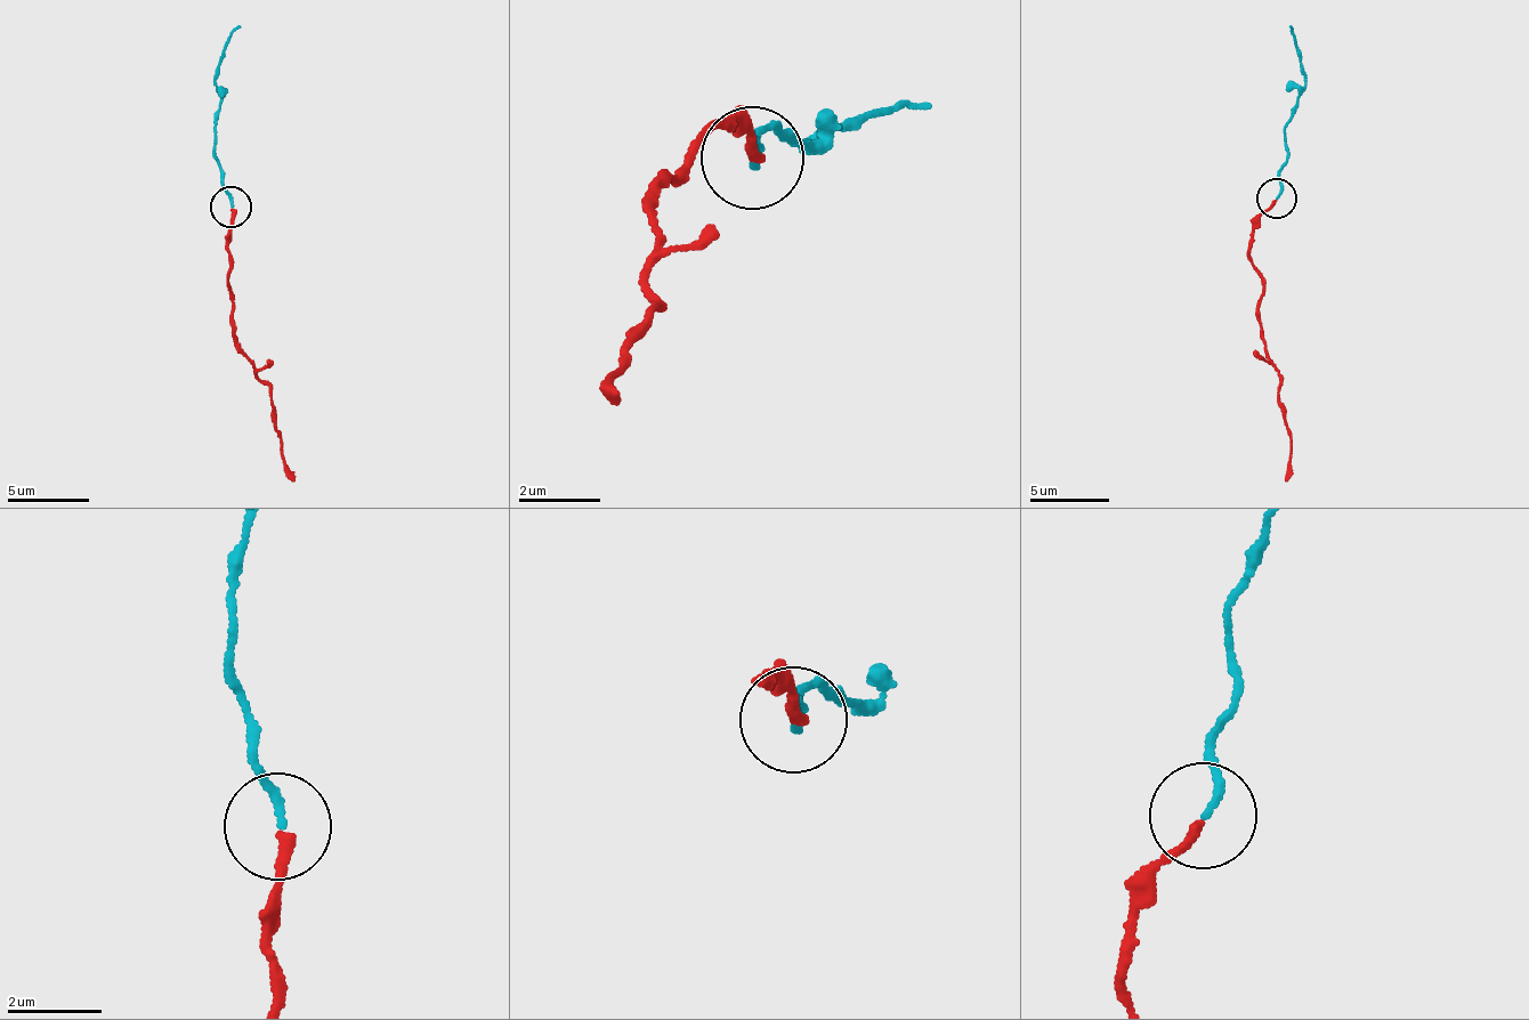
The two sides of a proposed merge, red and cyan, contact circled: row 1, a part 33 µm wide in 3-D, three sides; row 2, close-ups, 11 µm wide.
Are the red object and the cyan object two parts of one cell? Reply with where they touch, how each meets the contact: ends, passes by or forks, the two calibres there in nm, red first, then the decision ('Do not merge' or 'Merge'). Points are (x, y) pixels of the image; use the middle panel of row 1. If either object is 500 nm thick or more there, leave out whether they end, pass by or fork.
Place: (752, 158). At the ring red ends. At the ring cyan ends. Thickness 200 nm (red) against 170 nm. Merge

